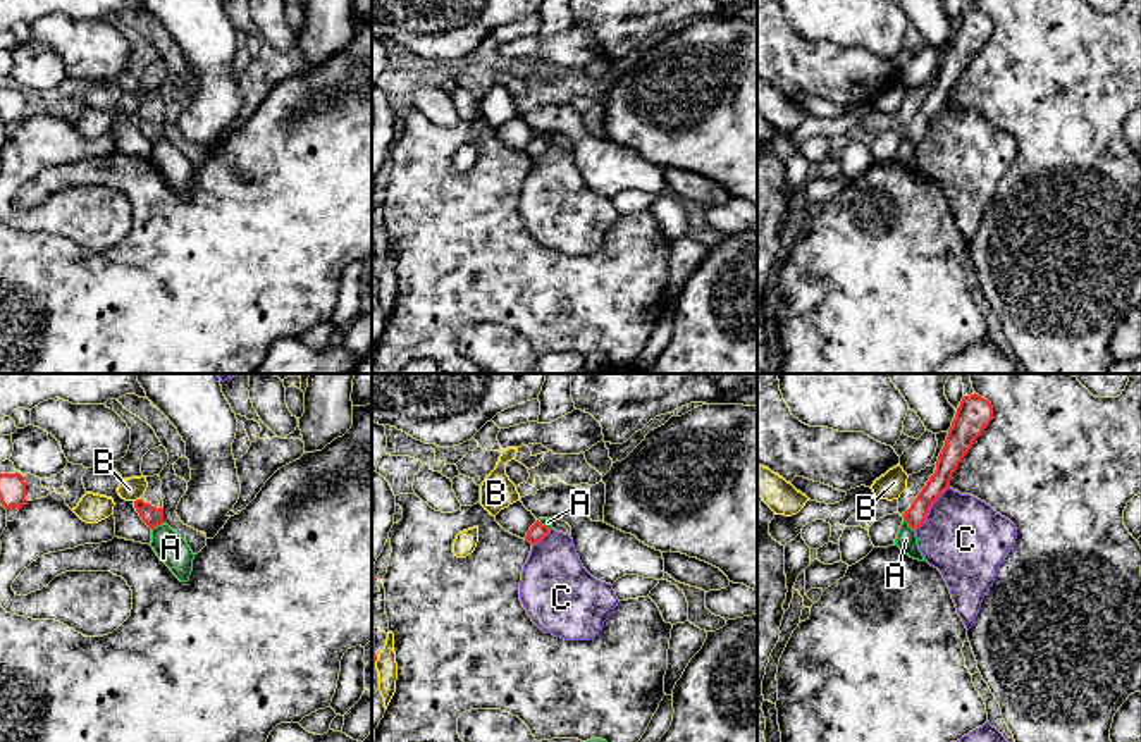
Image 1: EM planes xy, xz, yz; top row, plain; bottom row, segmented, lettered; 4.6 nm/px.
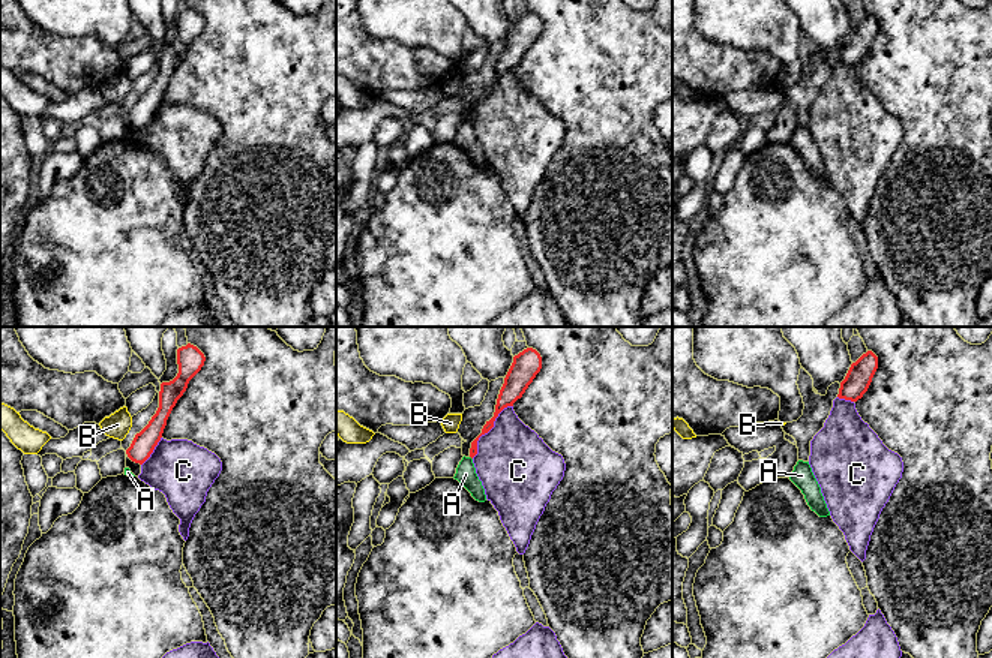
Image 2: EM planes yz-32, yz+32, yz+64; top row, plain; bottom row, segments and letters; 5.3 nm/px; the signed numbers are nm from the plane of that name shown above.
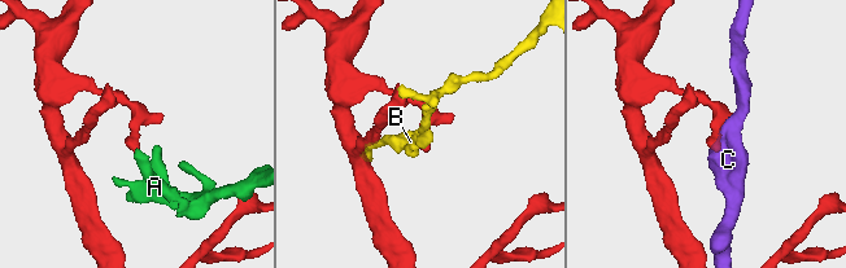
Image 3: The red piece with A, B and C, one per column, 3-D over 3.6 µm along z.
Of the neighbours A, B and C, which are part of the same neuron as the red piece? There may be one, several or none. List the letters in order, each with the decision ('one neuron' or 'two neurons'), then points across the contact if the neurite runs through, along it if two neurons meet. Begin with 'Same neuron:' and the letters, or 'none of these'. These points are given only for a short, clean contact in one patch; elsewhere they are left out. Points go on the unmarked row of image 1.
Same neuron: none of these
A: two neurons | along yz (904, 133), (914, 145)
B: two neurons
C: two neurons

